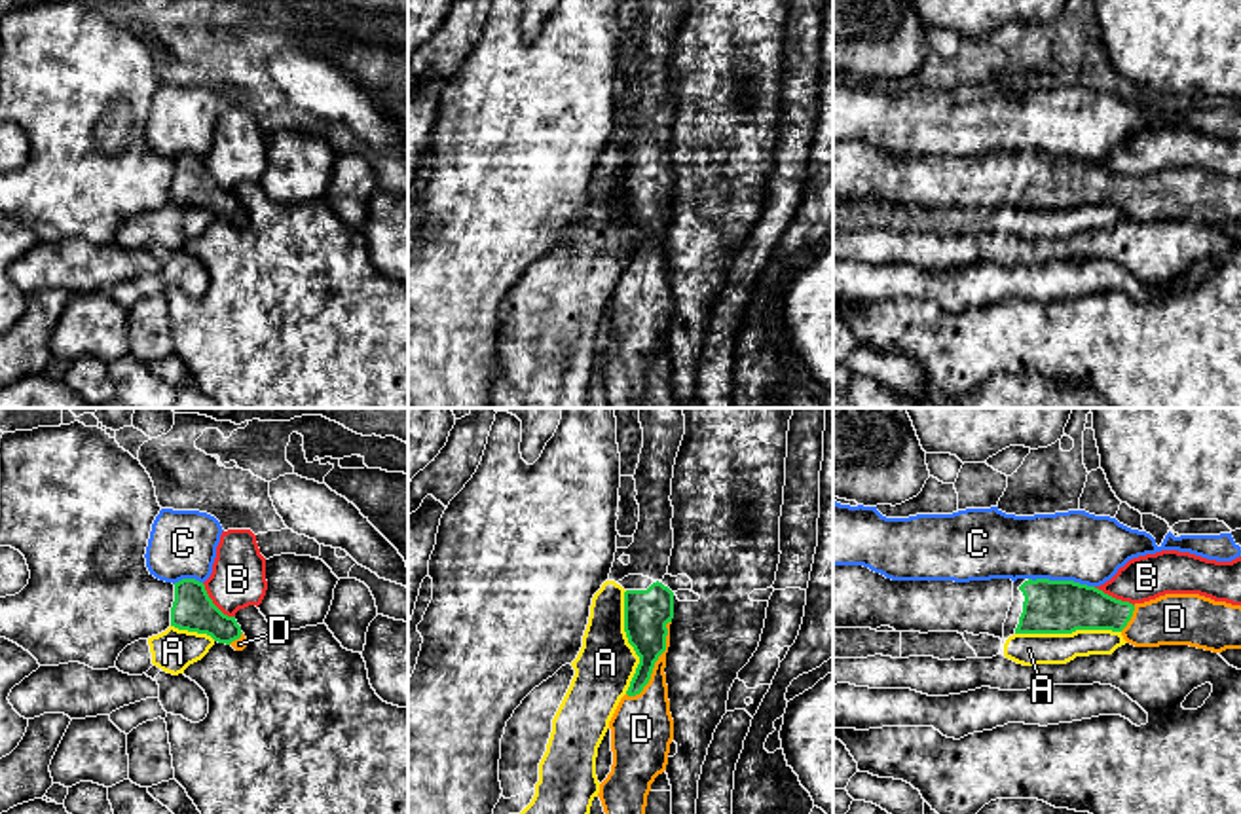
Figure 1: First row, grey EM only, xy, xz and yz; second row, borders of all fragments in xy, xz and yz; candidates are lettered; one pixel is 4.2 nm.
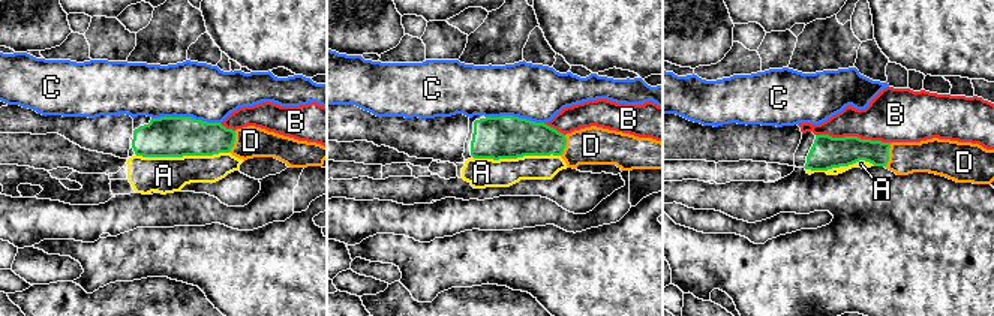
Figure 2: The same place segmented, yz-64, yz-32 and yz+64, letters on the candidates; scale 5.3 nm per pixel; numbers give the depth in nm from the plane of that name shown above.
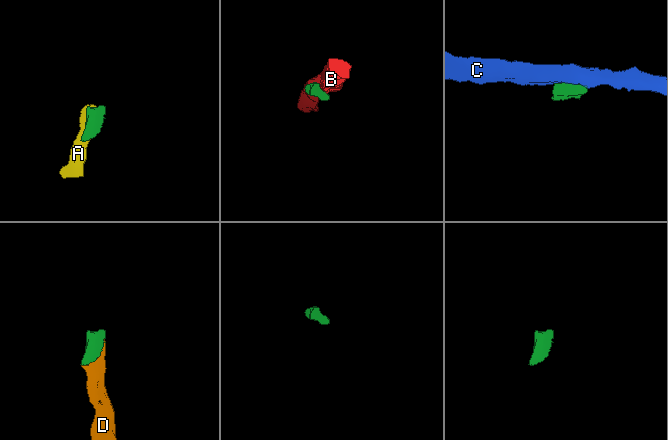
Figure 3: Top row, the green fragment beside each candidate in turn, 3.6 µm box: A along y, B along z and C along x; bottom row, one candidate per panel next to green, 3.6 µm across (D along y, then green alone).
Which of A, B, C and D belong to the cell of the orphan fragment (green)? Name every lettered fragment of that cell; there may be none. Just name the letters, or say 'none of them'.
D

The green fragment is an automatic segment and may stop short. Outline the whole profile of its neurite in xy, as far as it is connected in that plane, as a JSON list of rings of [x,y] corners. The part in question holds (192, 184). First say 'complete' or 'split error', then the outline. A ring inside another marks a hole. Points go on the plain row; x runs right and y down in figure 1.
split error | [[[195,154],[175,157],[171,201],[207,209],[218,218],[232,220],[235,226],[247,222],[247,213],[235,192],[224,190],[209,173],[205,159]]]

